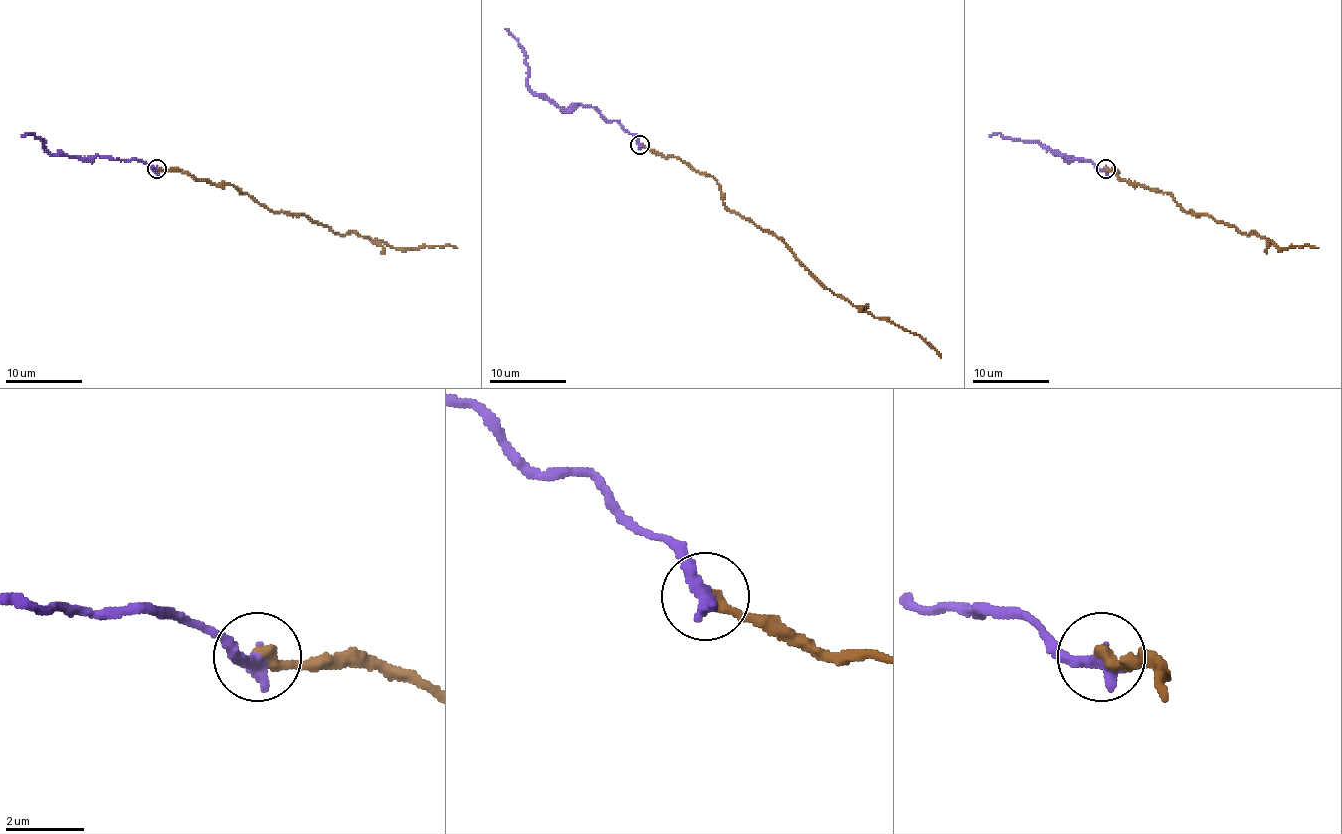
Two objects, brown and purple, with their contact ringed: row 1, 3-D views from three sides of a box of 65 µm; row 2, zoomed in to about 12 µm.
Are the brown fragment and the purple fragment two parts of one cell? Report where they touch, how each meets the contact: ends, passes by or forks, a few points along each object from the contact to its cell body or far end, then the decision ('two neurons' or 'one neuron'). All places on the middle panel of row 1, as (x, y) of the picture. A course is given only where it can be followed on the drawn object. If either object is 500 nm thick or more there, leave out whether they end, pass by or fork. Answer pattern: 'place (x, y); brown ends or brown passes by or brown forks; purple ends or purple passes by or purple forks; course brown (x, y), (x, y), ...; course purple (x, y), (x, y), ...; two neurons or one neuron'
place (640, 145); brown ends; purple ends; course brown (640, 145), (709, 174), (728, 208), (772, 231), (835, 294), (875, 317), (887, 317), (919, 334), (940, 357); course purple (640, 145), (619, 124), (606, 120), (593, 107), (560, 109), (539, 97), (528, 84), (524, 48), (505, 29); one neuron

